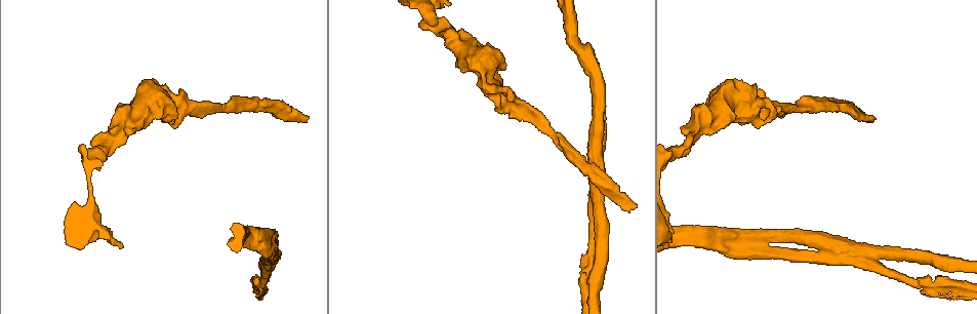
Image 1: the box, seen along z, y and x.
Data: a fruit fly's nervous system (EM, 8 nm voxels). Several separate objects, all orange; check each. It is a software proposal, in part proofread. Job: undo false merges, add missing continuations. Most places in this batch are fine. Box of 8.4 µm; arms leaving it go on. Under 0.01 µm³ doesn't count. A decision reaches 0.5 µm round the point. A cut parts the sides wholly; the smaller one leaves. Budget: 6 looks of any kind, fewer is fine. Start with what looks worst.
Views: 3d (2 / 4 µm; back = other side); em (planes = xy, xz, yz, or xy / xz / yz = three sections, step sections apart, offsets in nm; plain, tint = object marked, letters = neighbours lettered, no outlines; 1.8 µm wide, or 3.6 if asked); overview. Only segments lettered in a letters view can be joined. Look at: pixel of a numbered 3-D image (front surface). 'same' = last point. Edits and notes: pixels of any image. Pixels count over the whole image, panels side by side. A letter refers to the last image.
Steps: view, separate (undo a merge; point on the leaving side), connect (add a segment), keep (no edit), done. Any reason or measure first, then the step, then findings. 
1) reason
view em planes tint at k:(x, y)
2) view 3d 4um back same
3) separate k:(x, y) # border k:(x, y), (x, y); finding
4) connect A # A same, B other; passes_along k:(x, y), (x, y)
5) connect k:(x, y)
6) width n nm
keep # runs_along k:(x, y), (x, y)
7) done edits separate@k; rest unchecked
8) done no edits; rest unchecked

end of a long branch
view em xy step 16 tint at 1:(309, 116)

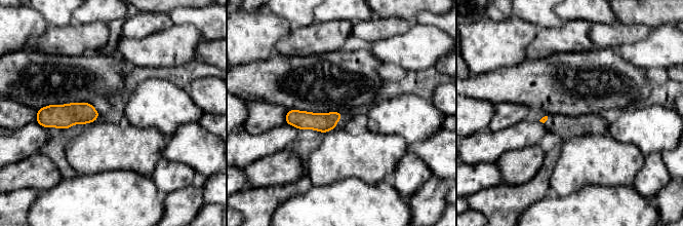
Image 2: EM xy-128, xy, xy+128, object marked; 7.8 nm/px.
see the neighbours
view em xy step 16 letters same

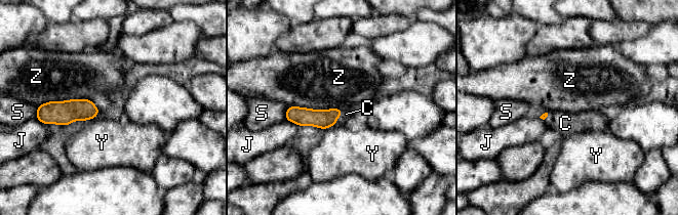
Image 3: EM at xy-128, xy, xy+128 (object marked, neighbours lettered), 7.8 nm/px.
connect C # C same, J other, S other, Y other, Z other; passes_along 3:(324, 119), (337, 117), (346, 114); the cell continues

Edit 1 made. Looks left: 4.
sharp bend
view 3d 2um at 1:(754, 234)

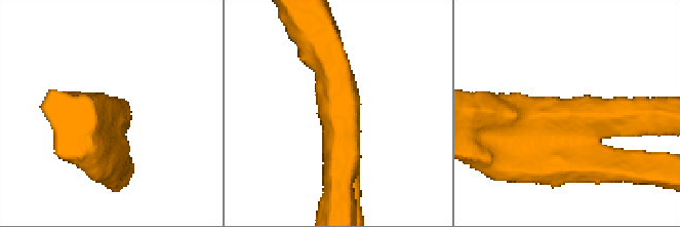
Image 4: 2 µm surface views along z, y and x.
now the EM
view em 3.6um xz step 8 tint at 4:(565, 114)

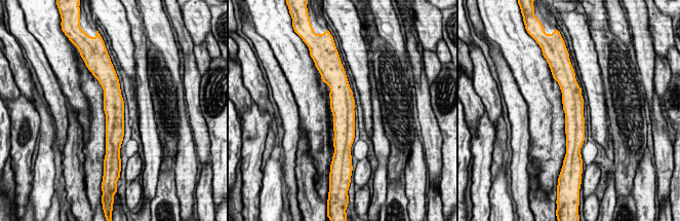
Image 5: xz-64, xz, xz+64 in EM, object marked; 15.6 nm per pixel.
cut it another way
view em 3.6um planes letters same

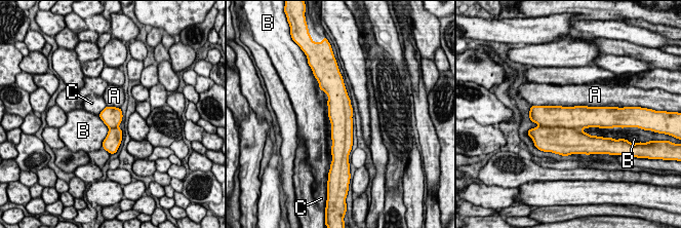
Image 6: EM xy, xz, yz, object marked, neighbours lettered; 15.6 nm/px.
longest_contact A 1050 nm
separate 6:(562, 141) # A other, B other, C other; two cells meet here

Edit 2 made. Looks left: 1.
done edits connect@3, separate@6; rest unchecked

